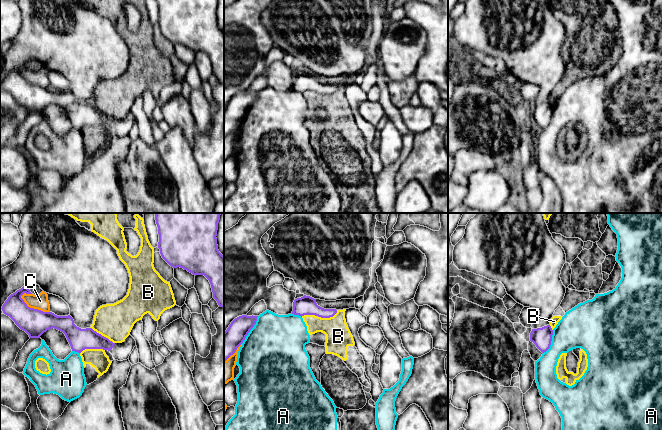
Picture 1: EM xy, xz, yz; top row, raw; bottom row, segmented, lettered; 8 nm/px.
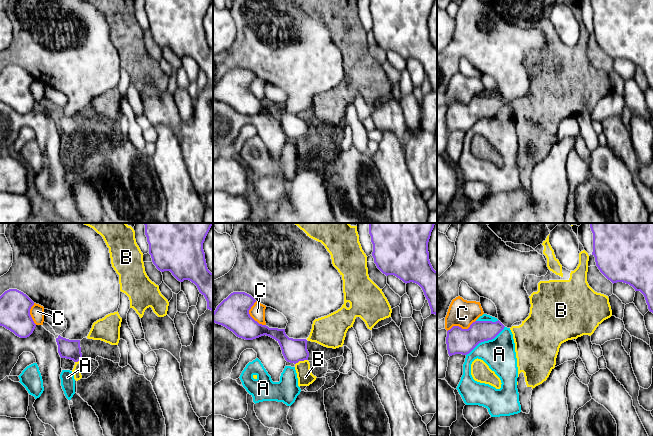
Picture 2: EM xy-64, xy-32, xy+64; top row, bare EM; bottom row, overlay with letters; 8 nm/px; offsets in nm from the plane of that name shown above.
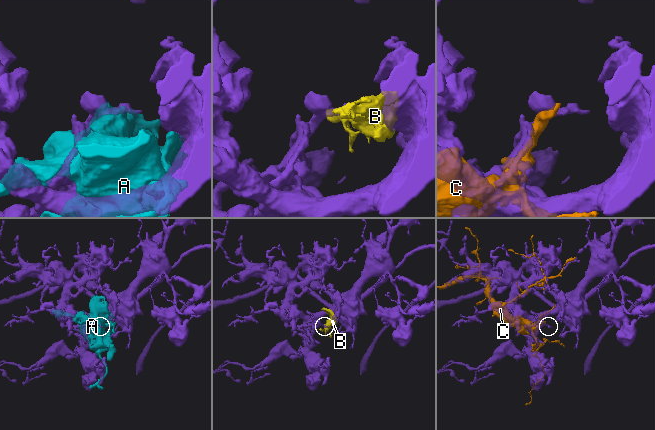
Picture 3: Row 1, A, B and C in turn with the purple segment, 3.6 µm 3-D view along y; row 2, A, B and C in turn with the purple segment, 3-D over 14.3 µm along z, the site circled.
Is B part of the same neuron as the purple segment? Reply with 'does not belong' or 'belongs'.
does not belong

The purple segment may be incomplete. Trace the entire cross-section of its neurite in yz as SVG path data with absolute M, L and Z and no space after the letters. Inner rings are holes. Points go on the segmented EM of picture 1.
M550 325L542 328L532 329L530 341L542 352L546 352L551 345L553 330Z

